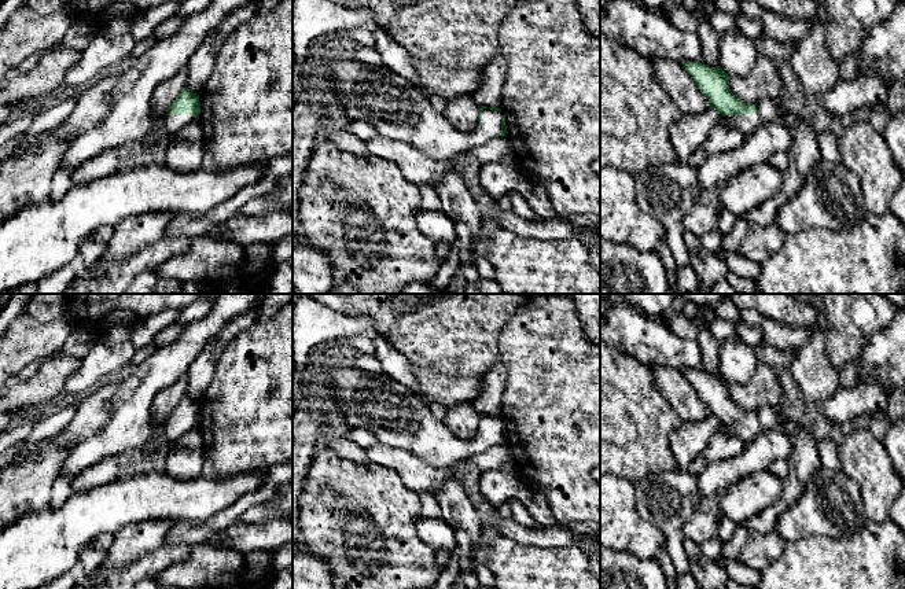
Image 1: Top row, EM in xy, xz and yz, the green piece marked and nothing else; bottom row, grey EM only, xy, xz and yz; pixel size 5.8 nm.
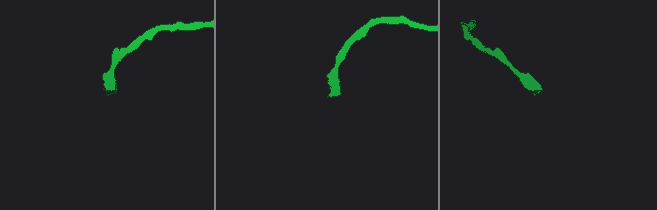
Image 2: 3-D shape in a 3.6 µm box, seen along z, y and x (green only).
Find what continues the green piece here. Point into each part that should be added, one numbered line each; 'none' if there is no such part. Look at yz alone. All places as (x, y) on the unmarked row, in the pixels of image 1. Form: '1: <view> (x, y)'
1: yz (747, 431)

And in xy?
1: xy (173, 430)

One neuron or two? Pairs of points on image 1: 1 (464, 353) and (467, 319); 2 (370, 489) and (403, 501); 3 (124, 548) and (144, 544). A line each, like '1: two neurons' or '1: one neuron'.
1: one neuron
2: one neuron
3: one neuron

